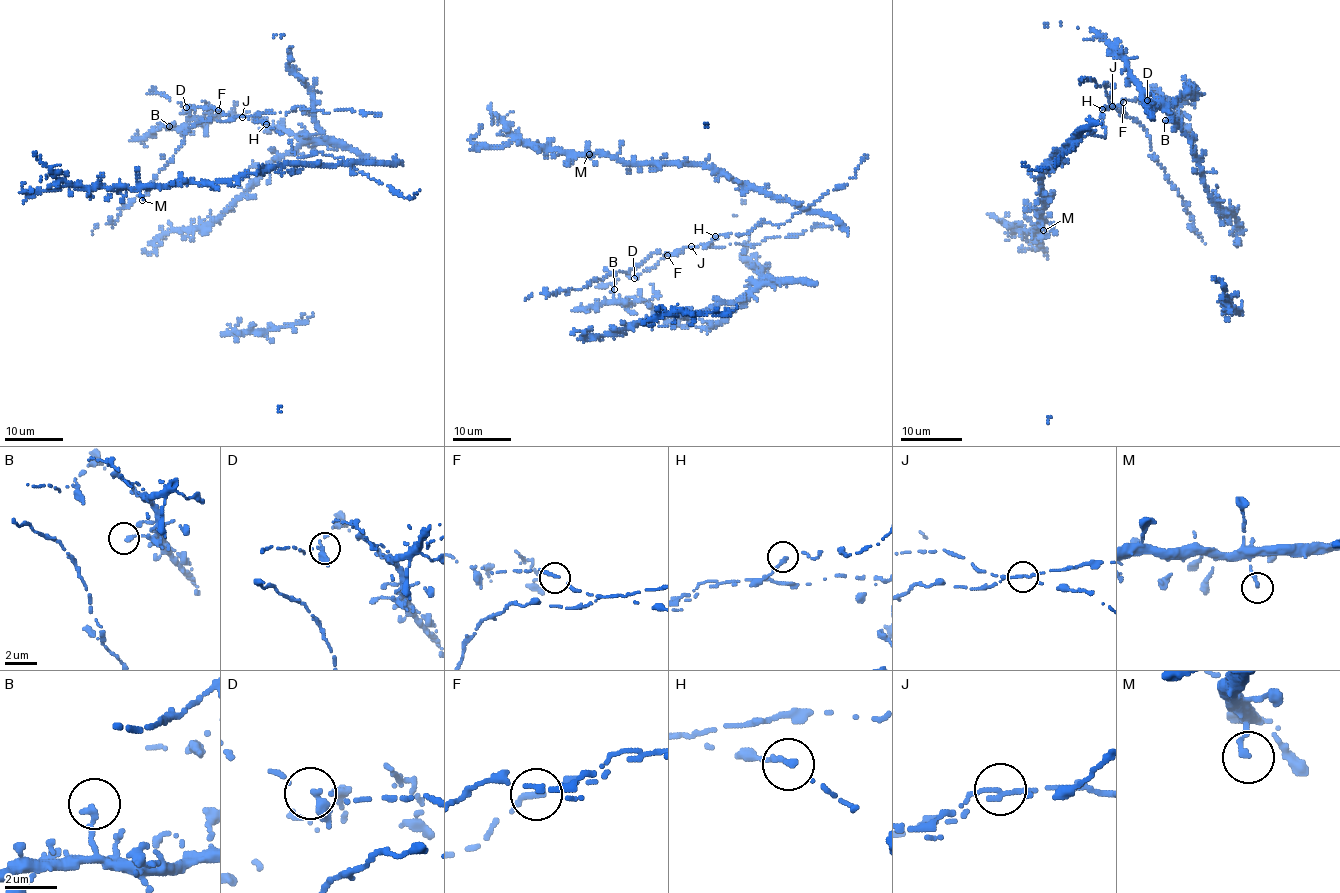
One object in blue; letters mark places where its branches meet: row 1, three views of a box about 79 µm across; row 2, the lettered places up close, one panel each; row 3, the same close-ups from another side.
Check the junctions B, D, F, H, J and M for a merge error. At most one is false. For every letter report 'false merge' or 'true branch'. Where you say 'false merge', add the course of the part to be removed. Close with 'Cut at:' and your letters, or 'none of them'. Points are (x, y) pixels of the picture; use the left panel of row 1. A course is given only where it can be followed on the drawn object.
B: true branch
D: true branch
F: true branch
H: true branch
J: false merge | (242, 117), (193, 124), (148, 193), (125, 206), (116, 222), (98, 223), (92, 235)
M: true branch
Cut at: J

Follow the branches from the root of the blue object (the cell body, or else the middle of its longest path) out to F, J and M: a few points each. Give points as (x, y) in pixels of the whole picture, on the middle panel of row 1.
F: (744, 254), (744, 245), (738, 243), (685, 246), (681, 252), (667, 255)
J: (744, 254), (743, 244), (691, 246)
M: (744, 254), (743, 244), (697, 246), (802, 211), (707, 166), (589, 154)

